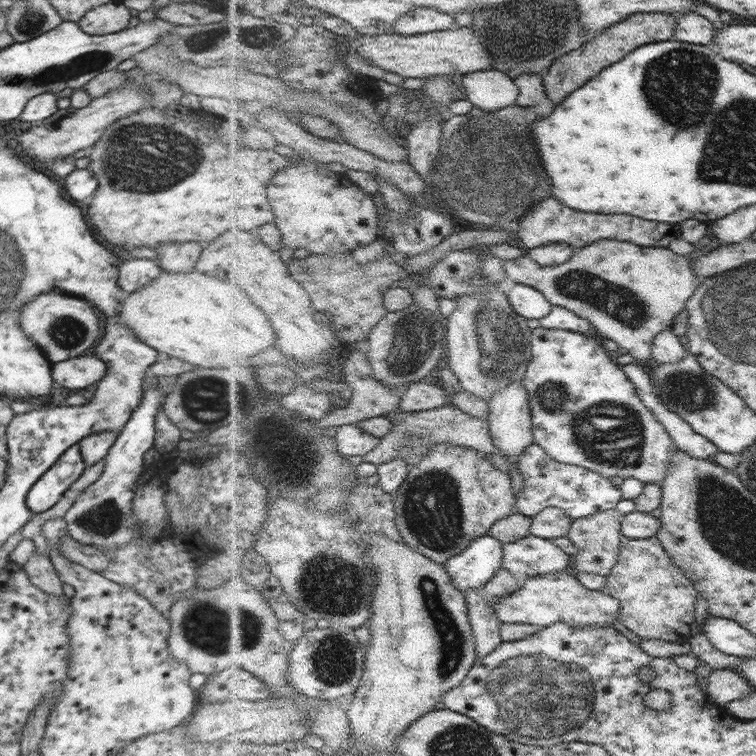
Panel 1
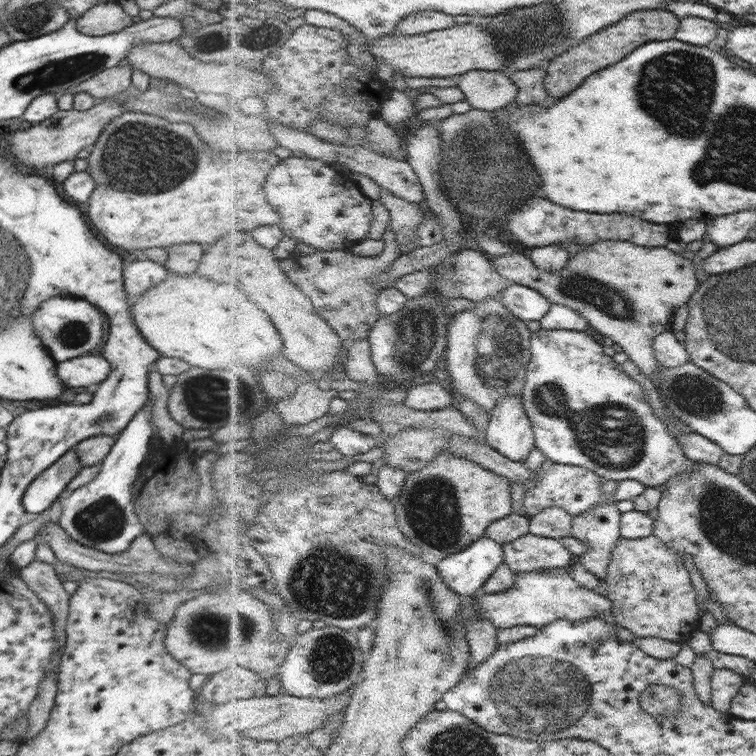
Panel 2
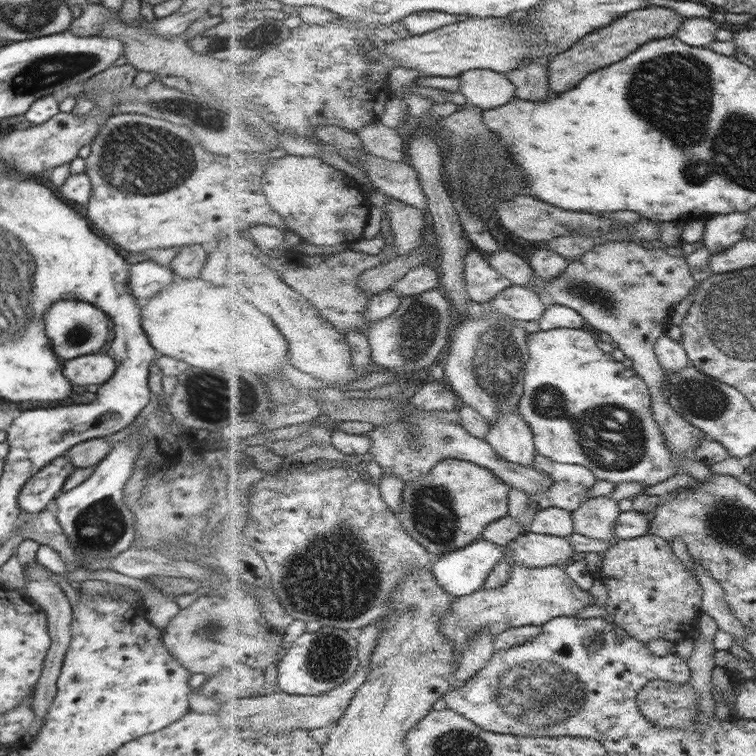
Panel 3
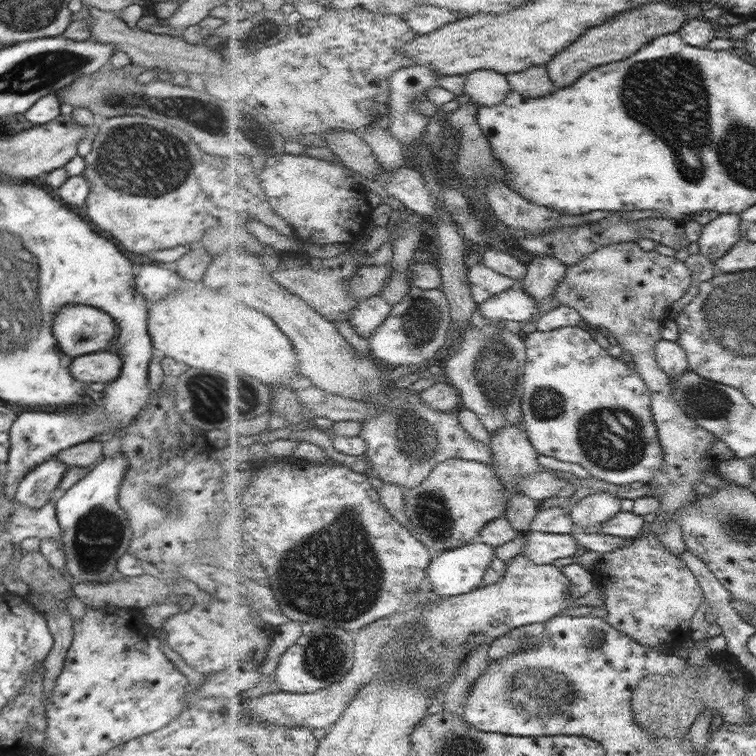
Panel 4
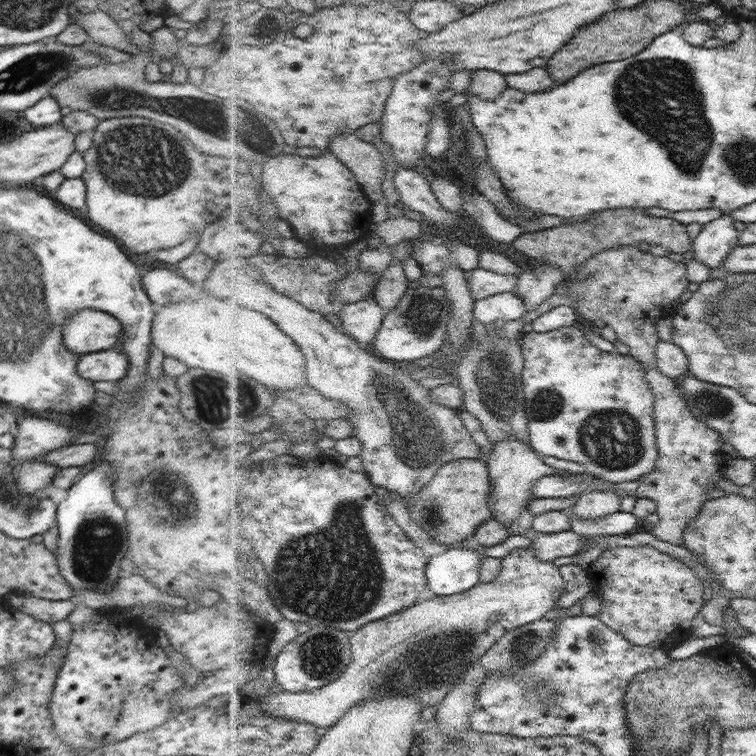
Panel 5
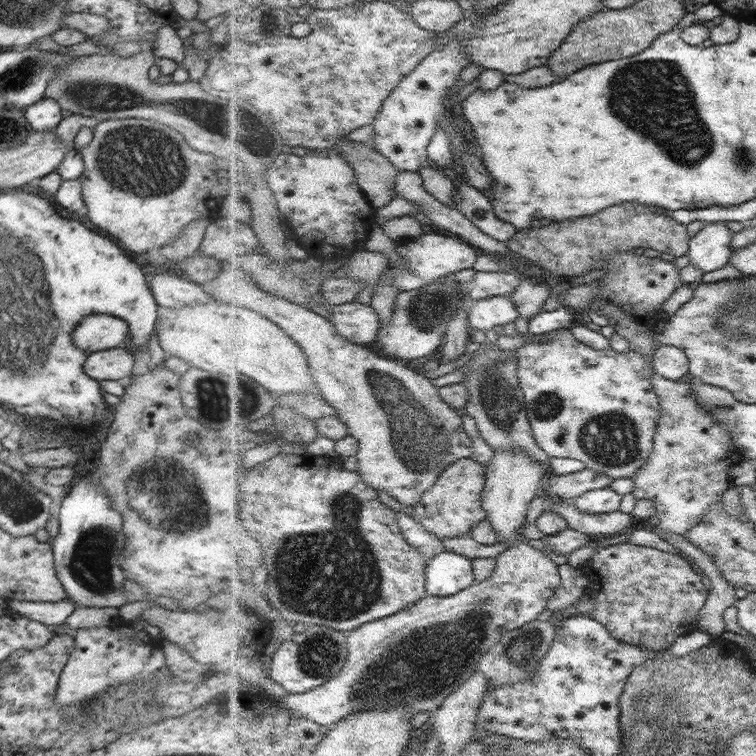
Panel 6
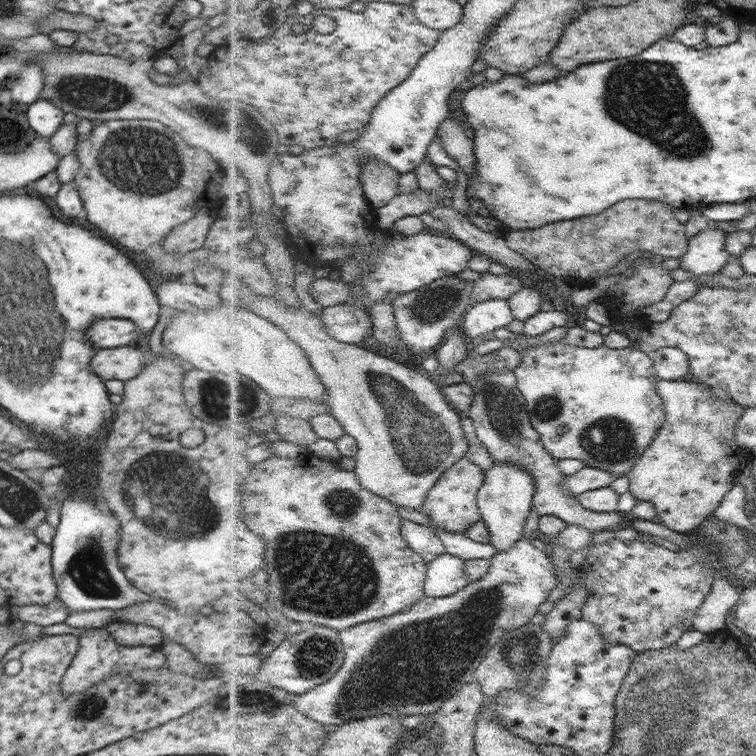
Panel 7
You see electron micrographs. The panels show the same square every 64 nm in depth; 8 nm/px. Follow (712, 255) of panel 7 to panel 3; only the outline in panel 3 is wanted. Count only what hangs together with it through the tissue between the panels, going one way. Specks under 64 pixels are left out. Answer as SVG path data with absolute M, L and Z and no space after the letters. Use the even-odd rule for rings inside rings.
M746 213L714 215L705 221L703 246L711 255L720 254L726 248L745 238L743 230L750 216Z

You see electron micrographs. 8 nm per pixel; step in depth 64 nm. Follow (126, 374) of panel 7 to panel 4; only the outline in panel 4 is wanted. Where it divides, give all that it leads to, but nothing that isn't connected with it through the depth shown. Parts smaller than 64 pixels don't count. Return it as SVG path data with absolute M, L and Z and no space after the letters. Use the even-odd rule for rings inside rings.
M111 349L74 357L70 364L72 377L83 383L110 383L120 376L120 370L122 359Z

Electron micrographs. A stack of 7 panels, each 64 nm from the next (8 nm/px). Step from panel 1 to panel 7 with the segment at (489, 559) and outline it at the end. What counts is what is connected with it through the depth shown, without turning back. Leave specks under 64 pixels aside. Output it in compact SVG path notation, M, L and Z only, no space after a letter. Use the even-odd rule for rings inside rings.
M442 554L429 564L427 596L432 598L452 596L464 590L472 578L468 574L468 562L454 554Z

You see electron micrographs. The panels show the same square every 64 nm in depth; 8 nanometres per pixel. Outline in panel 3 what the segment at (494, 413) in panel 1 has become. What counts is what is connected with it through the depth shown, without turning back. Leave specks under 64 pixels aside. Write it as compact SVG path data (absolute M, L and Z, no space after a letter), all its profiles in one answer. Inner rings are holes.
M520 408L512 413L503 415L498 423L492 425L487 439L502 458L520 466L534 467L539 452L536 434L532 426L525 422Z

